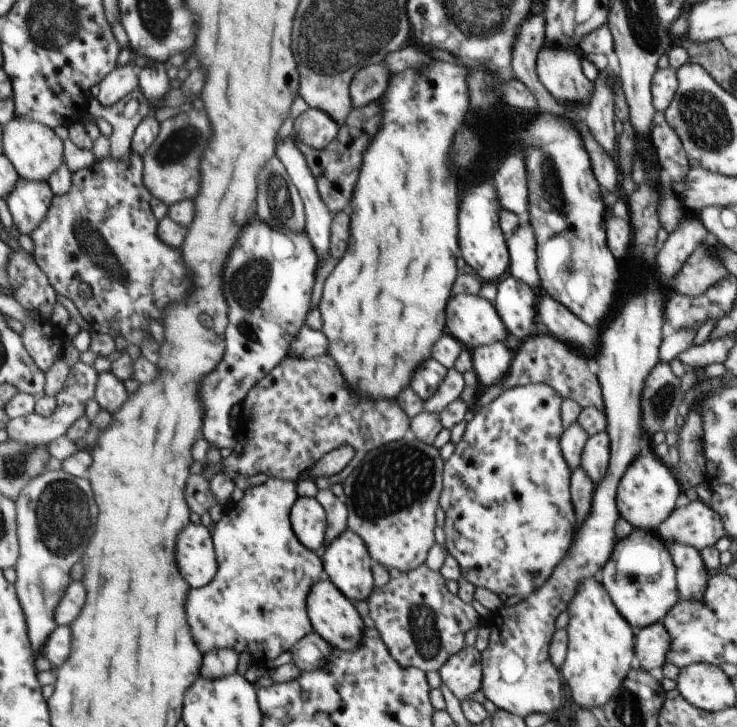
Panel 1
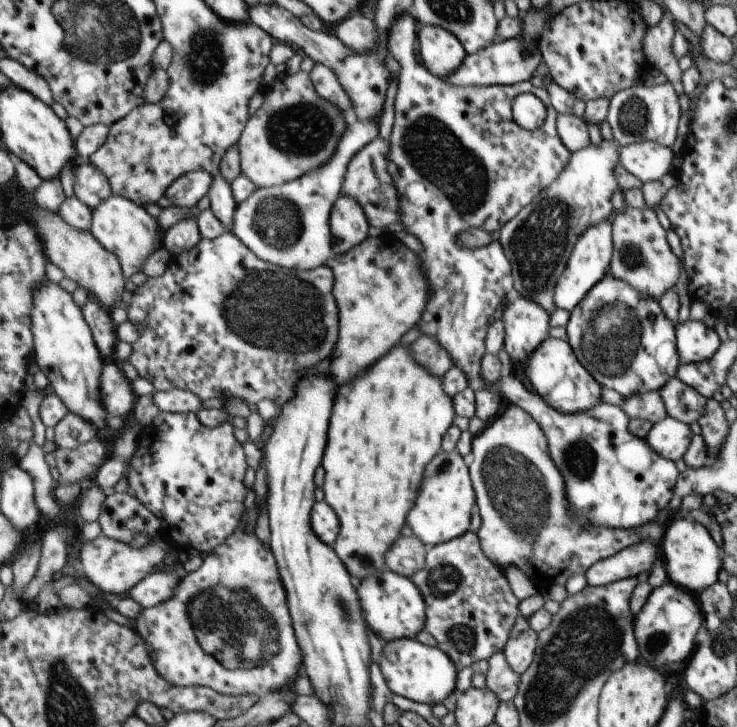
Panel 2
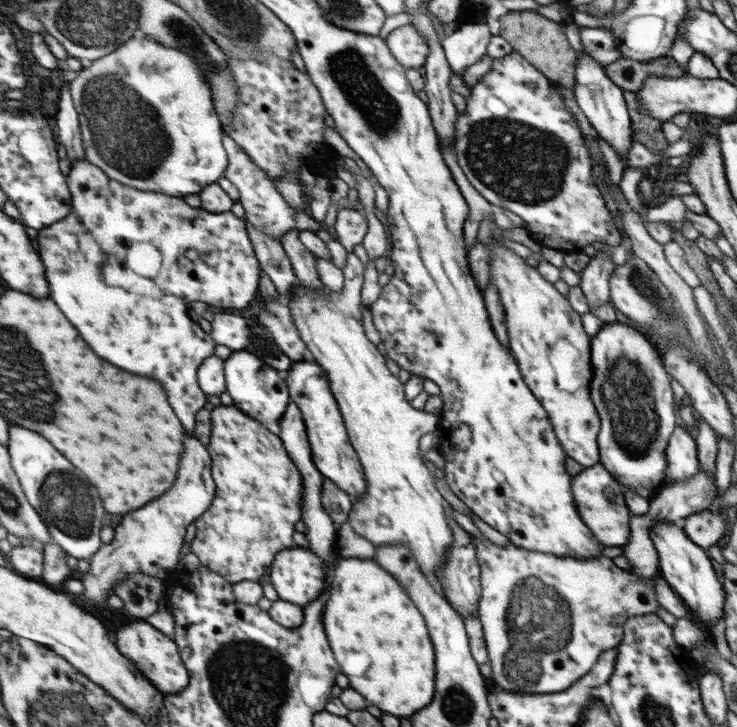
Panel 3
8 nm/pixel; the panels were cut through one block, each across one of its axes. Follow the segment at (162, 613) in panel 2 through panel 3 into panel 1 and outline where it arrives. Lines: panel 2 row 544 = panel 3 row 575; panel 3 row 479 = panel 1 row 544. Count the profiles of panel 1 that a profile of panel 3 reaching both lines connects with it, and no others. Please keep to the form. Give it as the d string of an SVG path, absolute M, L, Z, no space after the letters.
M269 478L269 480L262 484L245 491L245 496L241 501L232 503L226 508L224 517L216 524L213 530L215 544L217 546L217 554L219 558L219 572L218 576L214 578L214 582L202 588L194 588L194 594L190 594L190 622L194 626L194 636L198 638L202 652L208 654L212 650L236 650L238 654L242 654L248 648L248 652L254 662L263 664L268 660L276 659L282 652L288 652L296 642L302 640L304 636L314 631L313 623L310 622L308 600L310 590L313 589L314 584L324 577L324 564L321 562L320 554L310 552L294 534L292 526L292 508L298 500L298 493L296 493L296 482L292 480L280 480L279 478Z

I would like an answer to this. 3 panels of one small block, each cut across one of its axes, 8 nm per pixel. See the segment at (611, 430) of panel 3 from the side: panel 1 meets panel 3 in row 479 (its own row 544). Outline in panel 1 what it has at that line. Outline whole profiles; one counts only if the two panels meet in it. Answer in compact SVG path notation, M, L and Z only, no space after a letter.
M634 528L634 532L628 538L619 539L618 544L614 546L613 556L602 570L600 581L604 590L608 592L616 610L635 629L645 629L651 624L662 621L677 605L677 580L674 580L677 568L674 568L671 556L657 534Z

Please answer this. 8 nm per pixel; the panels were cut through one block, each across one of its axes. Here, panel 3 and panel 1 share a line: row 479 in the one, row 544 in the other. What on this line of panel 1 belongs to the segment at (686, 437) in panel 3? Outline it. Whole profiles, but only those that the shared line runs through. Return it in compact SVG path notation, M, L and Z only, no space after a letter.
M670 542L668 546L677 565L678 594L684 600L702 600L709 583L705 562L700 558L701 552L692 546L676 542Z

